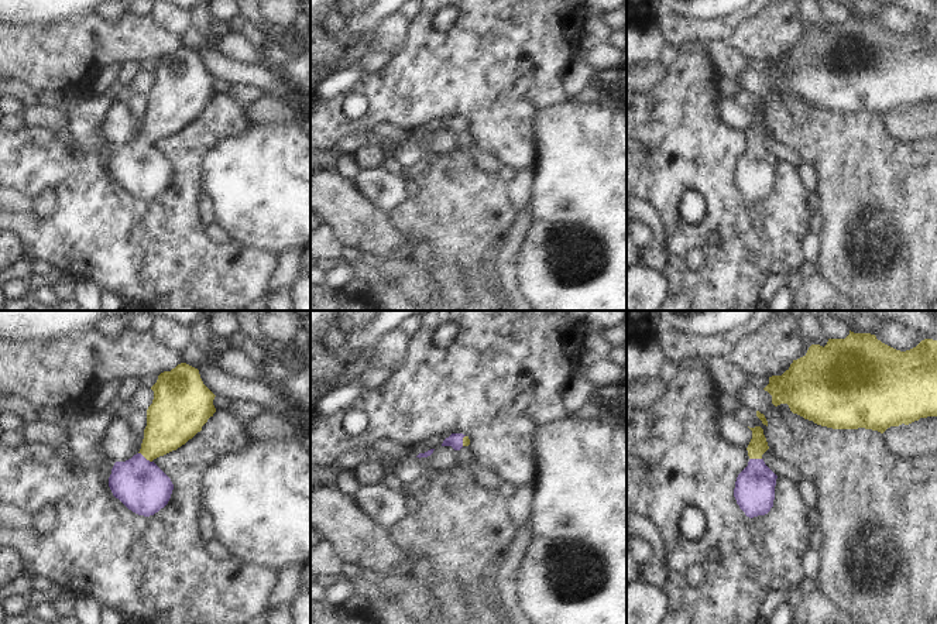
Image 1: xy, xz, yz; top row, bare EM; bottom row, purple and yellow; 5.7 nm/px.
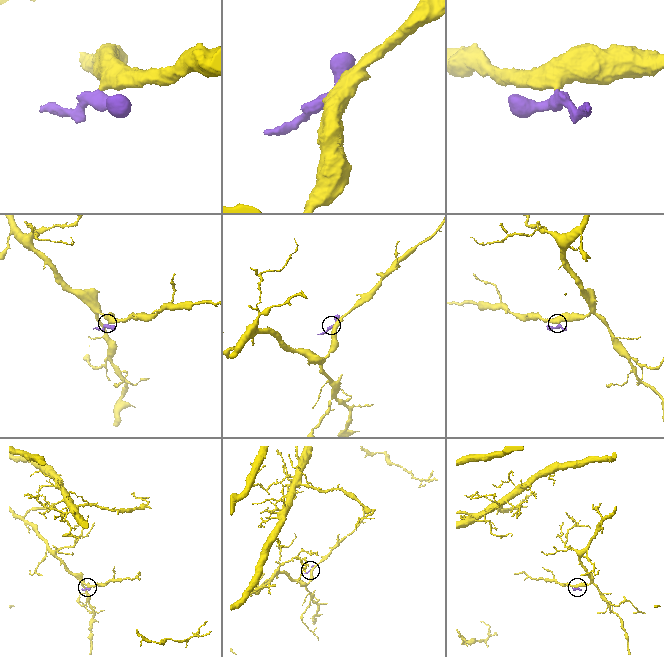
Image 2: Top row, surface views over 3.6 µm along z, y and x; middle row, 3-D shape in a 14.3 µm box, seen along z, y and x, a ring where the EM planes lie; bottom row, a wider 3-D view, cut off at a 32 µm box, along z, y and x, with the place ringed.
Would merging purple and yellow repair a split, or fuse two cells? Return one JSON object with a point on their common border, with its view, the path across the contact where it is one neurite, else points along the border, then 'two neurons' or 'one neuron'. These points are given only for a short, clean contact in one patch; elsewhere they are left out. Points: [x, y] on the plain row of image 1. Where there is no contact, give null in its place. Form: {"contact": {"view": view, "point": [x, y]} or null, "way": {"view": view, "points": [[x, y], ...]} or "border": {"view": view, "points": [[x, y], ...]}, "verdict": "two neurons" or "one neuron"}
{"contact": {"view": "xy", "point": [144, 141]}, "way": {"view": "xy", "points": [[140, 168], [140, 150], [144, 141], [170, 106]]}, "verdict": "one neuron"}

